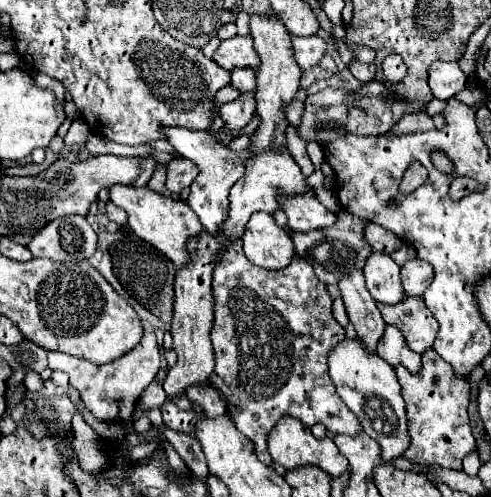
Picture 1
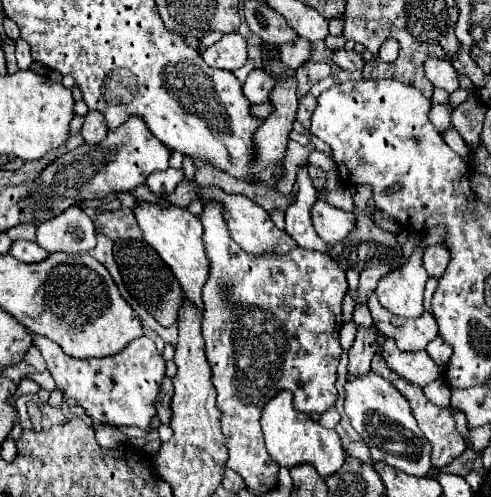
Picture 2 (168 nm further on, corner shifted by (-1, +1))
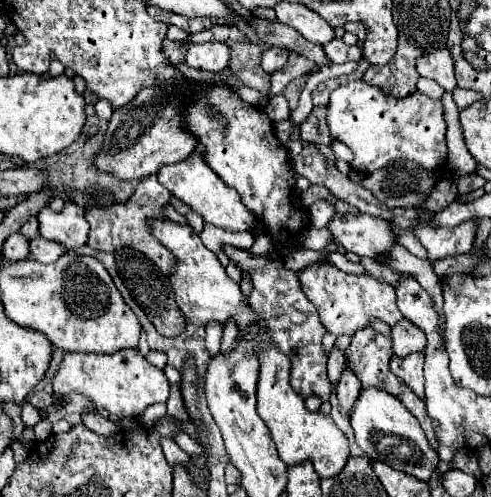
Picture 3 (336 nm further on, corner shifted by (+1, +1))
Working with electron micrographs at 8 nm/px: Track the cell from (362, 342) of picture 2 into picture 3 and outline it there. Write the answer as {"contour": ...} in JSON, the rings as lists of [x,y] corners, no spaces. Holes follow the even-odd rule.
{"contour":[[[344,369],[342,373],[342,379],[340,383],[336,385],[336,397],[338,397],[338,405],[340,405],[340,411],[350,417],[350,409],[354,407],[356,399],[360,395],[360,383],[356,379],[356,375],[348,369]]]}

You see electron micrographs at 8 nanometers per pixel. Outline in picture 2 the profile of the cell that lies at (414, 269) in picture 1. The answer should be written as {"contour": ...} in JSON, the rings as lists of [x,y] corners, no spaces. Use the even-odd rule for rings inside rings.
{"contour":[[[432,245],[432,247],[426,247],[424,249],[424,255],[422,255],[422,265],[424,269],[428,271],[428,277],[442,277],[442,273],[446,271],[446,265],[448,265],[448,251],[440,245]]]}

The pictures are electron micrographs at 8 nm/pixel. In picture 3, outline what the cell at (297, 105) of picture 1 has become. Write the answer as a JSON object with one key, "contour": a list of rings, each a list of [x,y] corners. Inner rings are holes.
{"contour":[[[314,107],[310,117],[300,125],[300,137],[302,141],[310,143],[320,143],[330,147],[334,137],[330,135],[328,123],[326,123],[326,107]]]}

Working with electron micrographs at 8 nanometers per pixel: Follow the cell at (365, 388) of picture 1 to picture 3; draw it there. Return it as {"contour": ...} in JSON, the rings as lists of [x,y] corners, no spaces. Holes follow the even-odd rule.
{"contour":[[[364,389],[352,409],[352,429],[356,435],[356,443],[358,447],[372,459],[382,459],[386,465],[398,469],[398,471],[406,471],[408,475],[414,475],[422,481],[428,481],[430,475],[434,473],[436,465],[438,465],[438,455],[436,451],[428,445],[428,439],[420,427],[420,423],[414,419],[414,415],[410,415],[410,411],[406,411],[406,407],[392,397],[386,391],[380,389]]]}

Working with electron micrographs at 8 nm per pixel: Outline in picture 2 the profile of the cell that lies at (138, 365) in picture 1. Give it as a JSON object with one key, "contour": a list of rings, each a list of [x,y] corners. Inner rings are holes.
{"contour":[[[32,335],[32,345],[40,349],[56,385],[68,399],[82,407],[94,423],[134,425],[144,431],[150,429],[150,419],[156,413],[154,401],[166,371],[166,361],[150,337],[138,337],[124,351],[102,359],[74,359],[66,355],[58,343],[40,335]]]}

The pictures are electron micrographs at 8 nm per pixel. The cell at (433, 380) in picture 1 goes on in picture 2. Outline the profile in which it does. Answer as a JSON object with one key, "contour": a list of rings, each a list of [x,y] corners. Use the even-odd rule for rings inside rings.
{"contour":[[[378,351],[378,353],[374,355],[374,359],[372,359],[372,371],[380,373],[380,375],[384,375],[388,381],[392,381],[392,385],[408,399],[408,403],[410,403],[410,407],[412,407],[412,413],[414,413],[414,417],[416,417],[416,421],[418,421],[418,427],[422,429],[424,437],[426,437],[426,439],[430,441],[430,445],[432,445],[432,465],[434,465],[434,467],[450,465],[454,459],[458,459],[458,457],[468,449],[464,437],[456,431],[456,419],[454,419],[452,411],[446,409],[446,407],[434,405],[434,403],[424,395],[424,391],[422,391],[424,387],[416,387],[414,383],[410,385],[404,377],[396,375],[396,373],[388,367],[388,363],[386,363],[384,357],[380,355],[380,351]]]}

